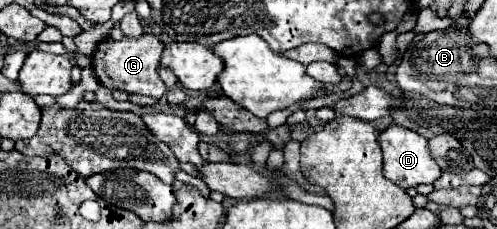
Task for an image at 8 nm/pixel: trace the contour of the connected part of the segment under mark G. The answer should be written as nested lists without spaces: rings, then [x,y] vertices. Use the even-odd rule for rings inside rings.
[[[143,34],[139,38],[123,38],[111,40],[105,38],[99,42],[95,56],[93,56],[93,70],[99,82],[111,90],[125,90],[129,94],[143,94],[161,98],[167,92],[167,86],[157,74],[157,66],[163,54],[163,44],[153,34]]]

